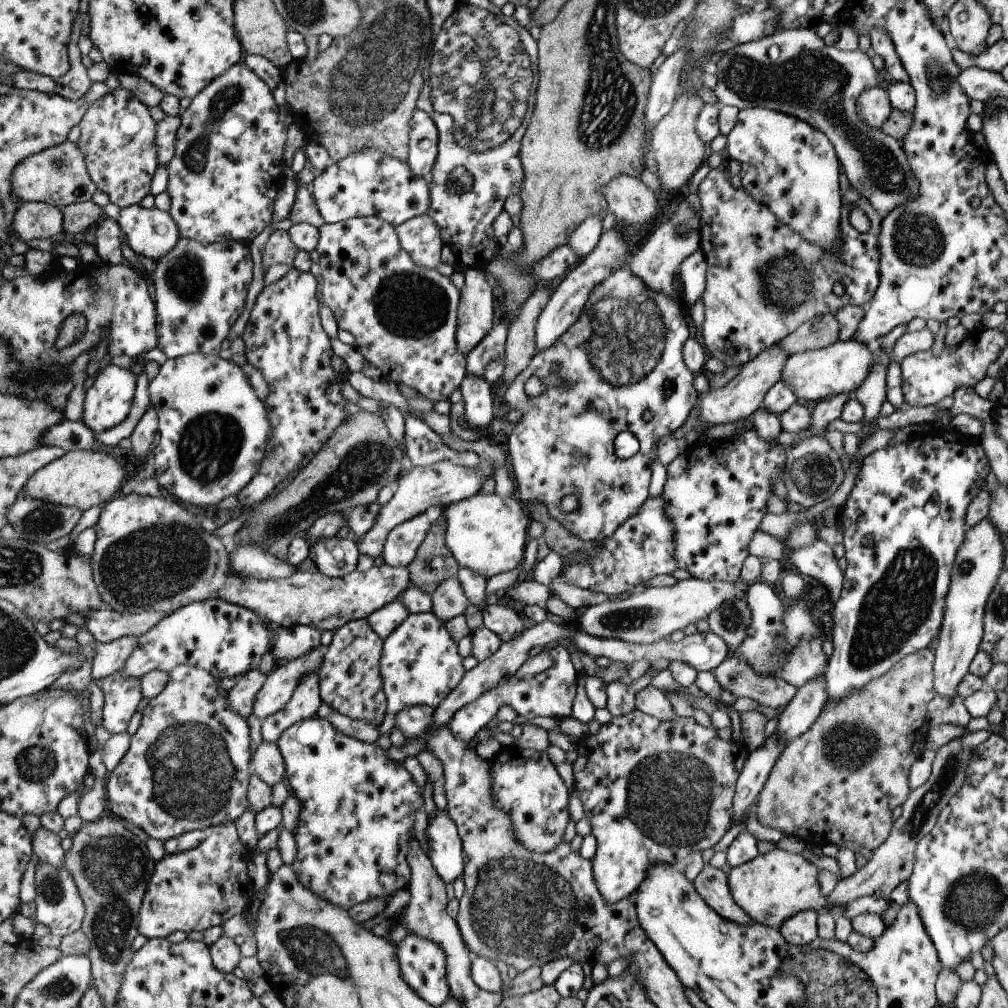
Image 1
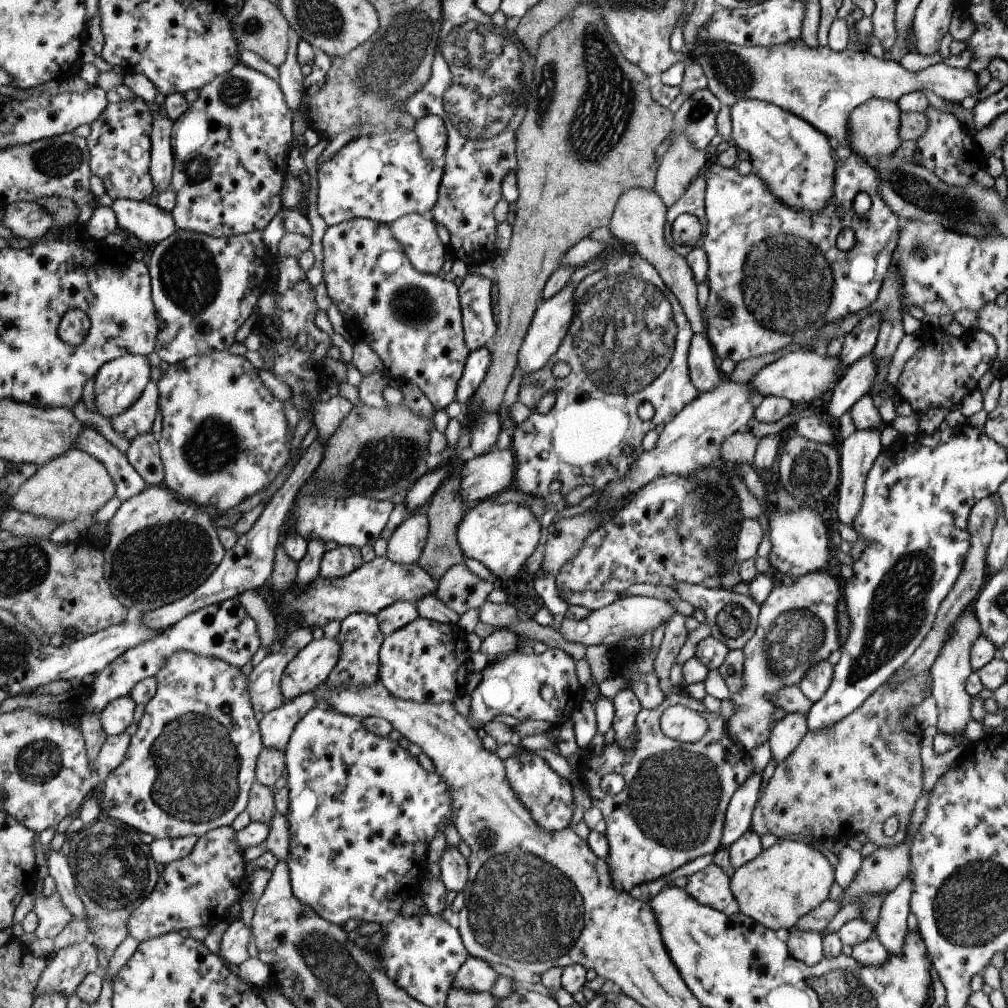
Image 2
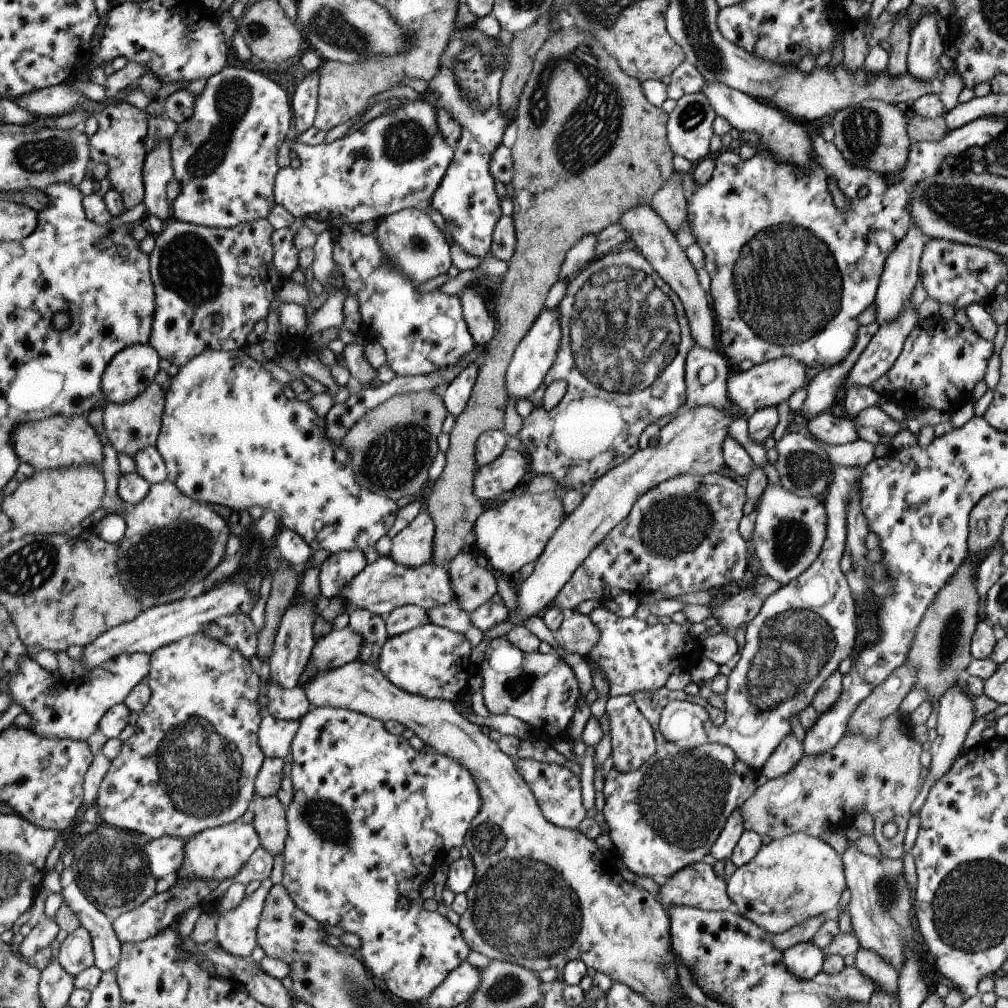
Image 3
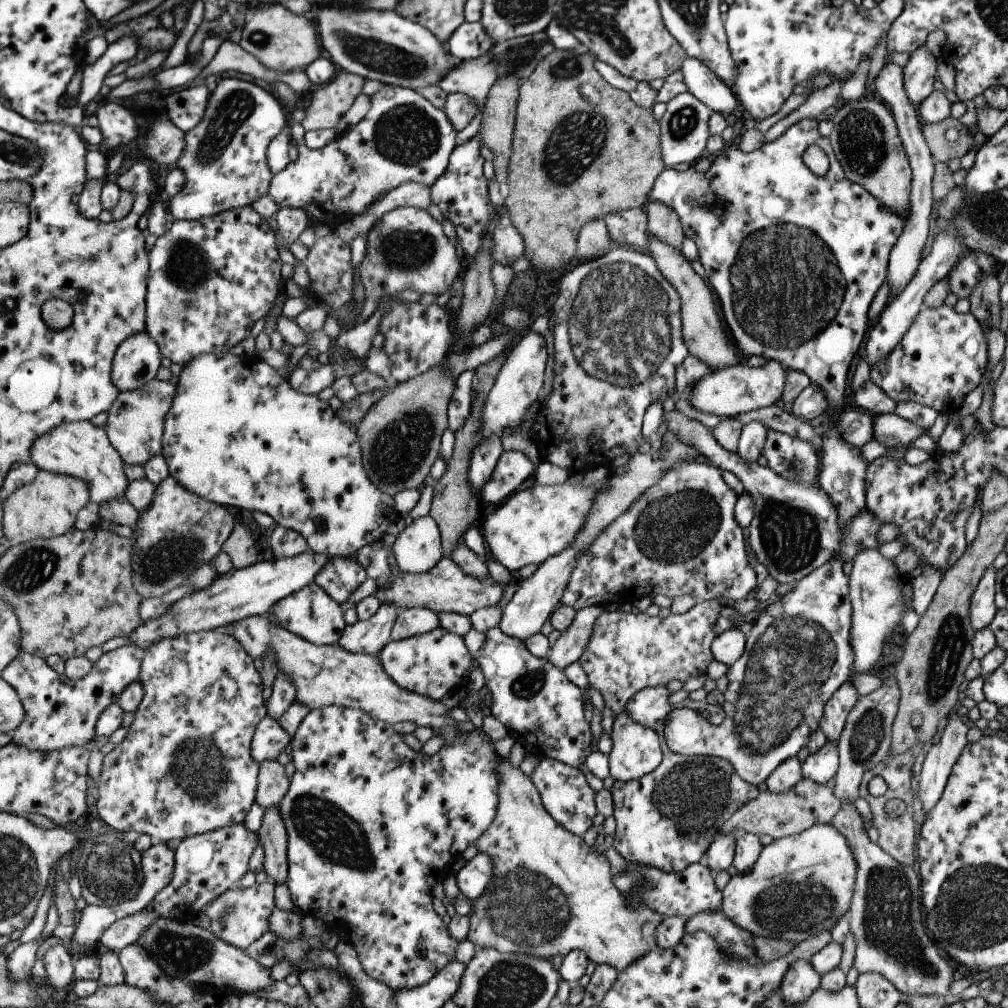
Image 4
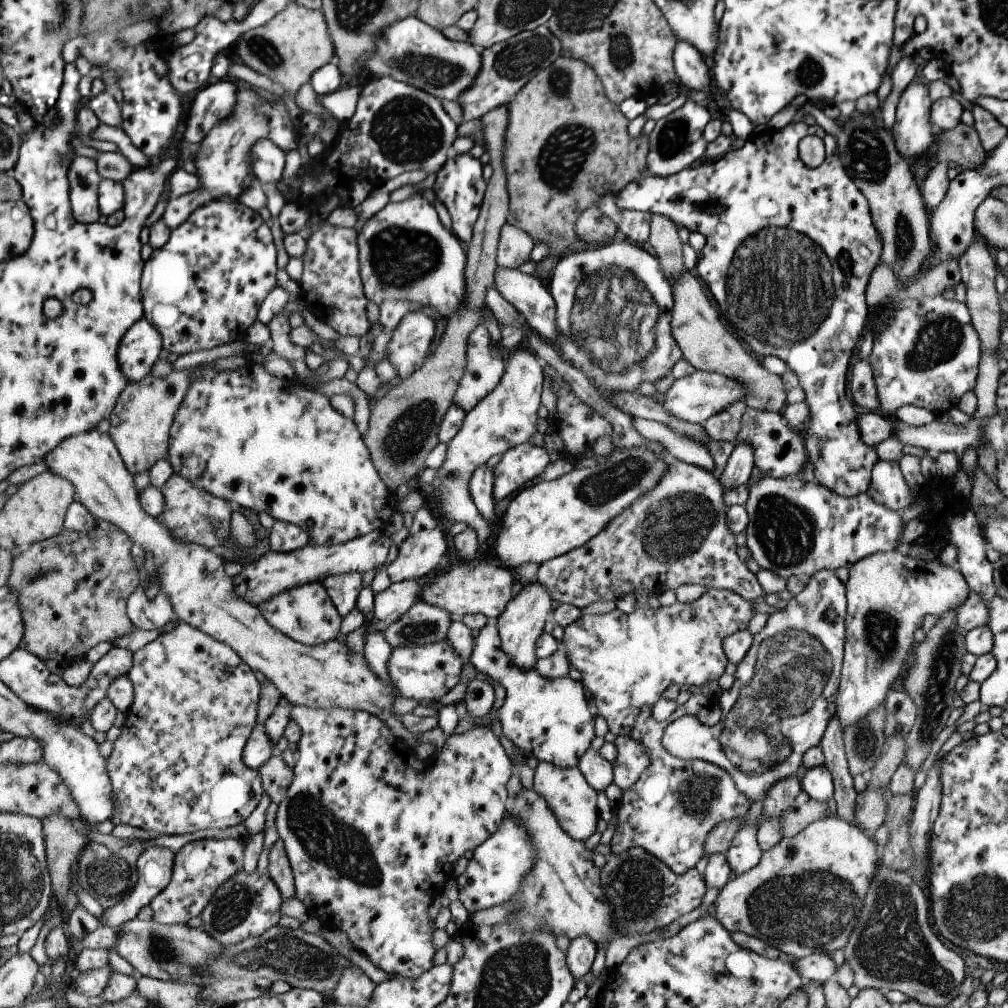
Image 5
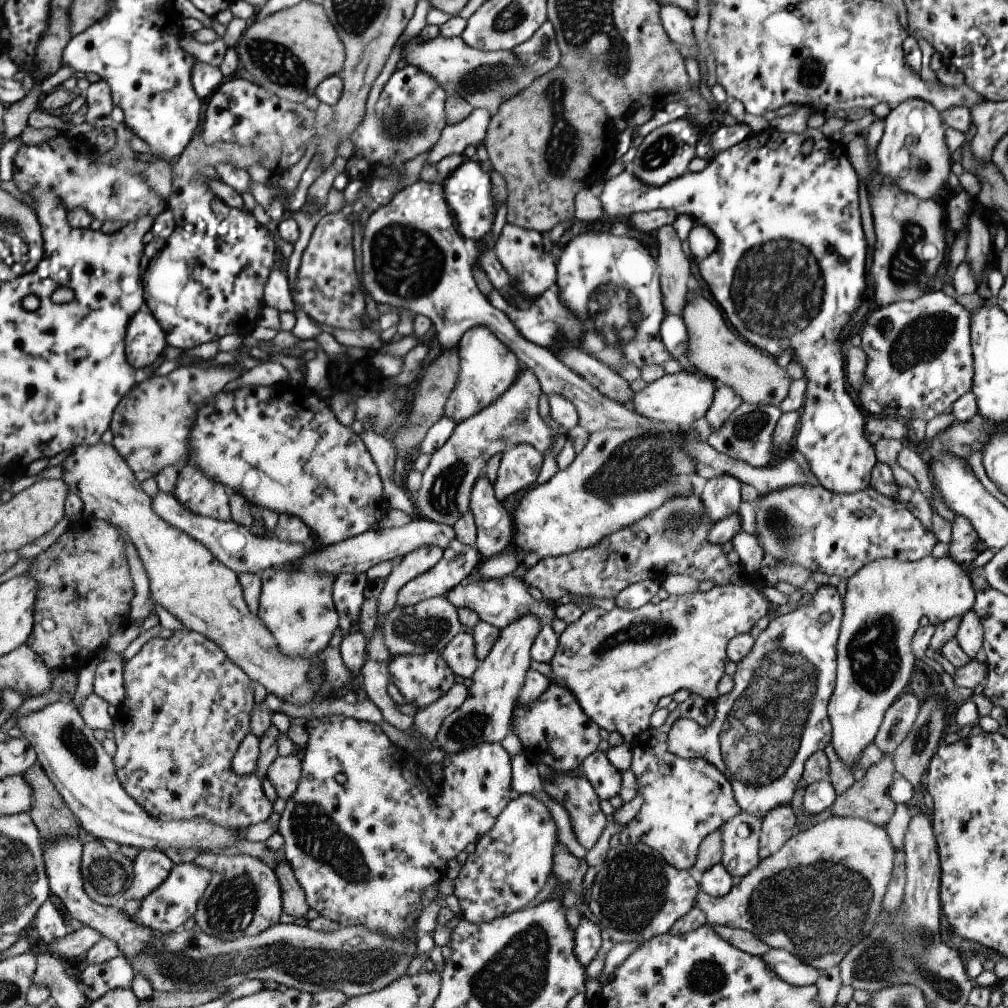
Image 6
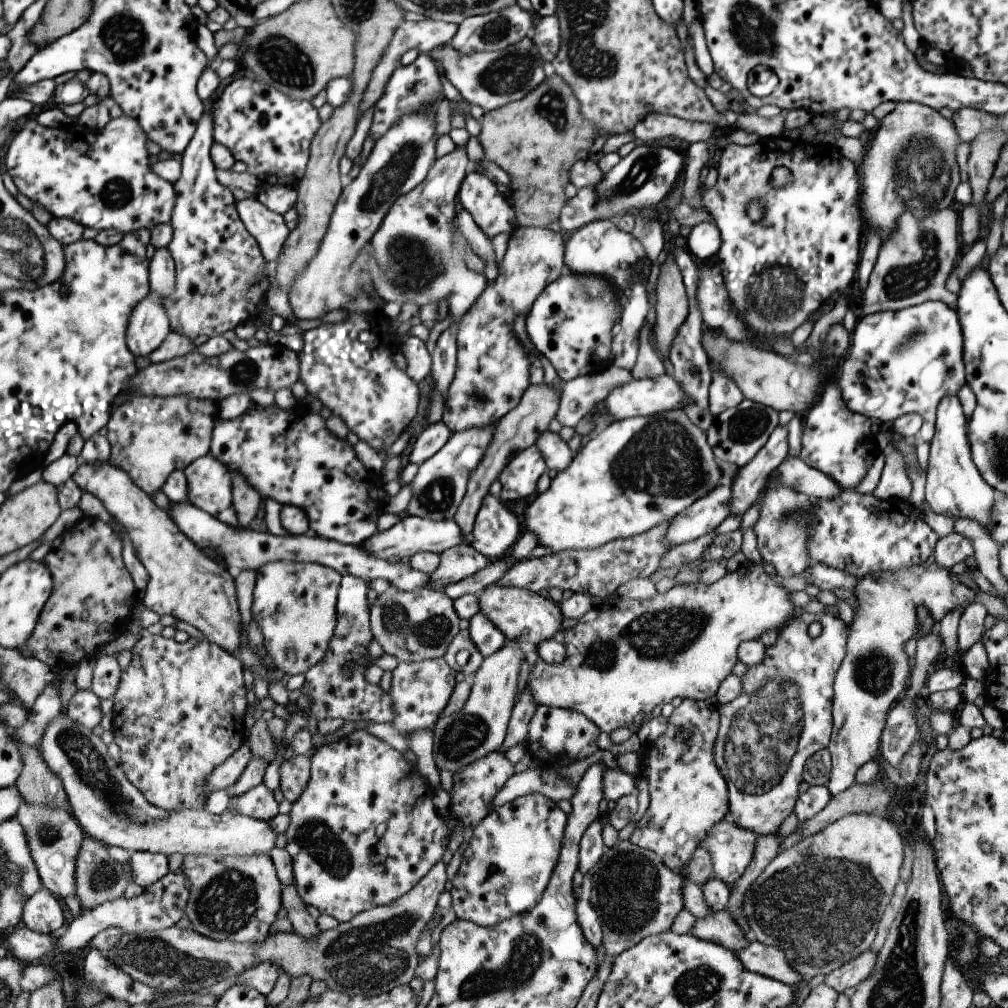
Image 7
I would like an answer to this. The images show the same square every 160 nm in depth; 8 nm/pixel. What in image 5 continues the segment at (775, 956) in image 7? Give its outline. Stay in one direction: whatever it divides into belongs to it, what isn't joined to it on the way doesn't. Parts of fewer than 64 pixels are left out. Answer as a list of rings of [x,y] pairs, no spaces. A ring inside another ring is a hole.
[[[813,953],[799,959],[791,958],[790,961],[804,981],[821,986],[835,976],[836,964],[827,953]]]

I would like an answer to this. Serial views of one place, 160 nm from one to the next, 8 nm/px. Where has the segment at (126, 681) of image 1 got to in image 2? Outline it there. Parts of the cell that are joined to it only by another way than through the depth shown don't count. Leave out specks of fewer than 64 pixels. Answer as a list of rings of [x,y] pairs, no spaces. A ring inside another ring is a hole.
[[[127,695],[110,702],[100,715],[103,730],[108,735],[120,735],[133,724],[135,699]]]

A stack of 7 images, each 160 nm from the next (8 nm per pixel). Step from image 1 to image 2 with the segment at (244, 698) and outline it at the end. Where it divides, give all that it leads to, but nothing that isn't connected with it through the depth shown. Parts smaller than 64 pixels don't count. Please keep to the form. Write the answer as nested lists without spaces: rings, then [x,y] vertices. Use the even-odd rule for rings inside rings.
[[[295,627],[288,632],[278,648],[267,656],[248,674],[250,697],[257,712],[268,713],[286,704],[281,679],[287,665],[312,639],[312,630]]]

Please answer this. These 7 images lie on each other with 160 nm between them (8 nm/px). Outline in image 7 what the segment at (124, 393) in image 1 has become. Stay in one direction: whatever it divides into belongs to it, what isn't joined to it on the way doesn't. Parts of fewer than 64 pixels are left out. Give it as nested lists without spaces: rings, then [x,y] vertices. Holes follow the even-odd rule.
[[[159,294],[147,295],[131,315],[127,344],[135,356],[154,353],[172,331],[170,318]]]

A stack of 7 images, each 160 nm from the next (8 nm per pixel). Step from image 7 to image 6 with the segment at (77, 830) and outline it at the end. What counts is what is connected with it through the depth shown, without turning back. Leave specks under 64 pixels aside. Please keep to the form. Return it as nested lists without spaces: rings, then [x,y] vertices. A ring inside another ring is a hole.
[[[60,837],[53,843],[45,840],[44,858],[46,859],[46,871],[50,875],[53,893],[60,898],[73,918],[79,920],[83,925],[100,930],[105,937],[114,940],[122,954],[132,961],[141,956],[141,953],[144,953],[158,936],[161,936],[162,932],[137,922],[132,916],[121,910],[121,906],[101,905],[87,894],[82,873],[83,851],[84,845],[77,840],[77,837]]]

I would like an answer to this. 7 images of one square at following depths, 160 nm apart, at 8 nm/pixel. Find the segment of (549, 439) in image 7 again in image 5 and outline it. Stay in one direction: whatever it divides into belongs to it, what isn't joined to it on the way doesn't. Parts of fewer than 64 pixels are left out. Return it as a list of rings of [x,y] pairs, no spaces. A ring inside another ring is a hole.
[[[524,345],[507,352],[505,368],[498,385],[487,396],[484,396],[471,410],[466,412],[457,434],[446,444],[447,450],[443,466],[437,469],[438,476],[432,483],[435,500],[428,506],[439,502],[441,520],[446,526],[449,523],[464,522],[475,531],[478,542],[478,560],[486,560],[487,547],[494,535],[493,524],[489,524],[475,508],[468,493],[467,481],[473,471],[491,458],[493,454],[502,454],[512,446],[524,443],[535,430],[537,408],[542,385],[542,368],[545,363]]]

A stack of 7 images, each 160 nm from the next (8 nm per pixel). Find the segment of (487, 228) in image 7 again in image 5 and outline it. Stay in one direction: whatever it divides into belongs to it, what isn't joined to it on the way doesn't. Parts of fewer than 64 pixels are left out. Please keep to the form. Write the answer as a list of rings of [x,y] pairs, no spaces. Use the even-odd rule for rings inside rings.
[[[461,153],[449,157],[443,166],[436,172],[432,186],[434,198],[446,208],[450,219],[452,233],[466,246],[472,235],[472,226],[477,218],[480,204],[486,187],[481,177],[482,164],[479,159],[467,153]]]

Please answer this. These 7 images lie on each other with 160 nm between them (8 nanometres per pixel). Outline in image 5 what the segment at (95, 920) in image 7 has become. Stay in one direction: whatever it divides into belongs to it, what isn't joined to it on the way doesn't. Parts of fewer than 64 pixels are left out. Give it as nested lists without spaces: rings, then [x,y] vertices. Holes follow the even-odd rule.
[[[225,837],[223,839],[199,839],[187,843],[178,853],[174,866],[174,877],[170,885],[150,904],[153,918],[166,925],[187,924],[201,916],[213,895],[239,871],[243,871],[245,839]]]

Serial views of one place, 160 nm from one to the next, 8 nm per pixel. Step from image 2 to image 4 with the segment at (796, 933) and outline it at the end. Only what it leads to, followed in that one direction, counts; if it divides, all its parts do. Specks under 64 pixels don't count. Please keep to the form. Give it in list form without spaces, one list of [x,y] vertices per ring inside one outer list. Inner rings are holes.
[[[797,959],[787,967],[778,989],[786,1005],[792,1007],[803,1002],[819,986],[820,974],[813,970],[809,959]]]

